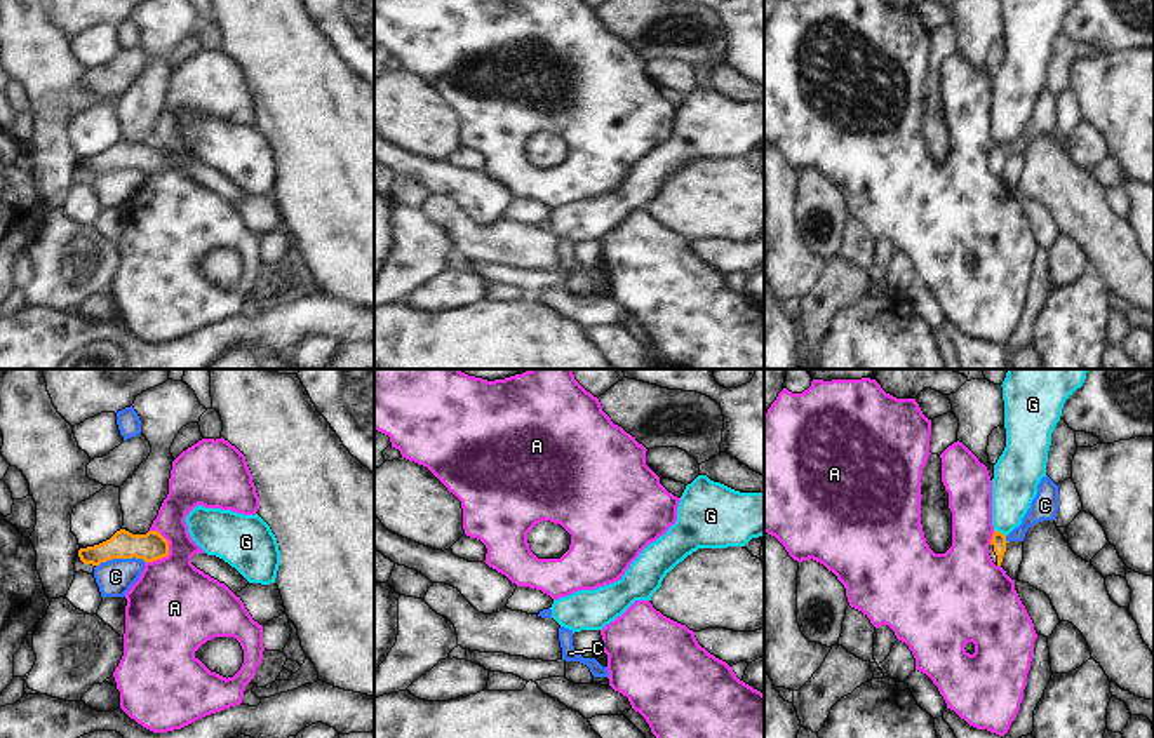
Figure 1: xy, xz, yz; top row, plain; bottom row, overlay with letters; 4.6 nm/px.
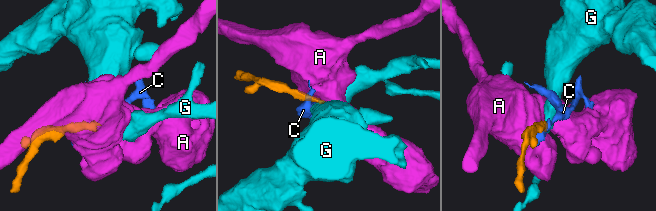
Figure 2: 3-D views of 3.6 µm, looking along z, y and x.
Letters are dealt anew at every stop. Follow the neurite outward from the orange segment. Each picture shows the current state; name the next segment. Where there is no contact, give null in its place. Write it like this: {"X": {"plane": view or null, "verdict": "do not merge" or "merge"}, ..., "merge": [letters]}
{"A": {"plane": "xy", "verdict": "do not merge"}, "C": {"plane": "xy", "verdict": "do not merge"}, "G": {"plane": "yz", "verdict": "do not merge"}, "merge": []}

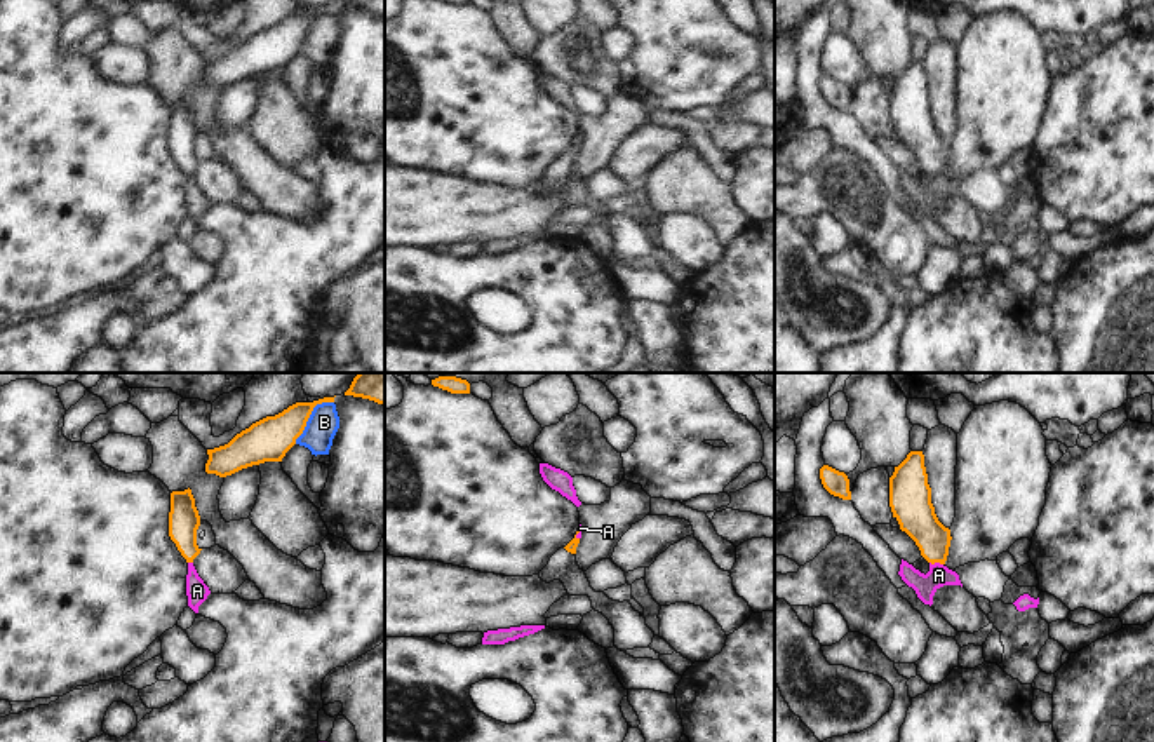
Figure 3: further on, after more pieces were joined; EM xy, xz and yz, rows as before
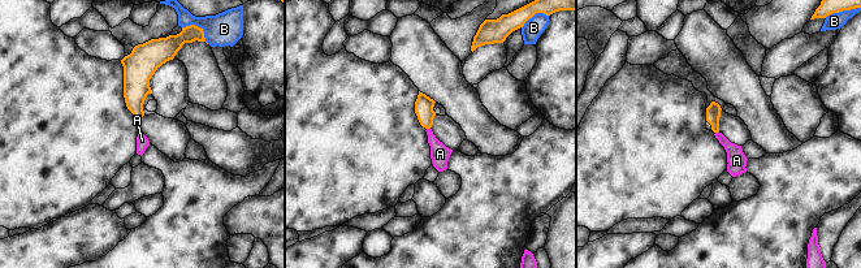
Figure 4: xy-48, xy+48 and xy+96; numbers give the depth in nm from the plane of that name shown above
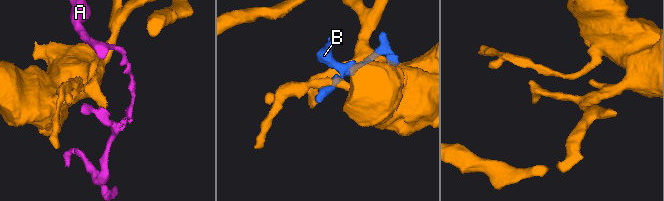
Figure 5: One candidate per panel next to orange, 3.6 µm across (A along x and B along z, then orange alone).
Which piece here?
{"A": {"plane": "yz", "verdict": "do not merge"}, "B": {"plane": "xy", "verdict": "do not merge"}, "merge": []}

